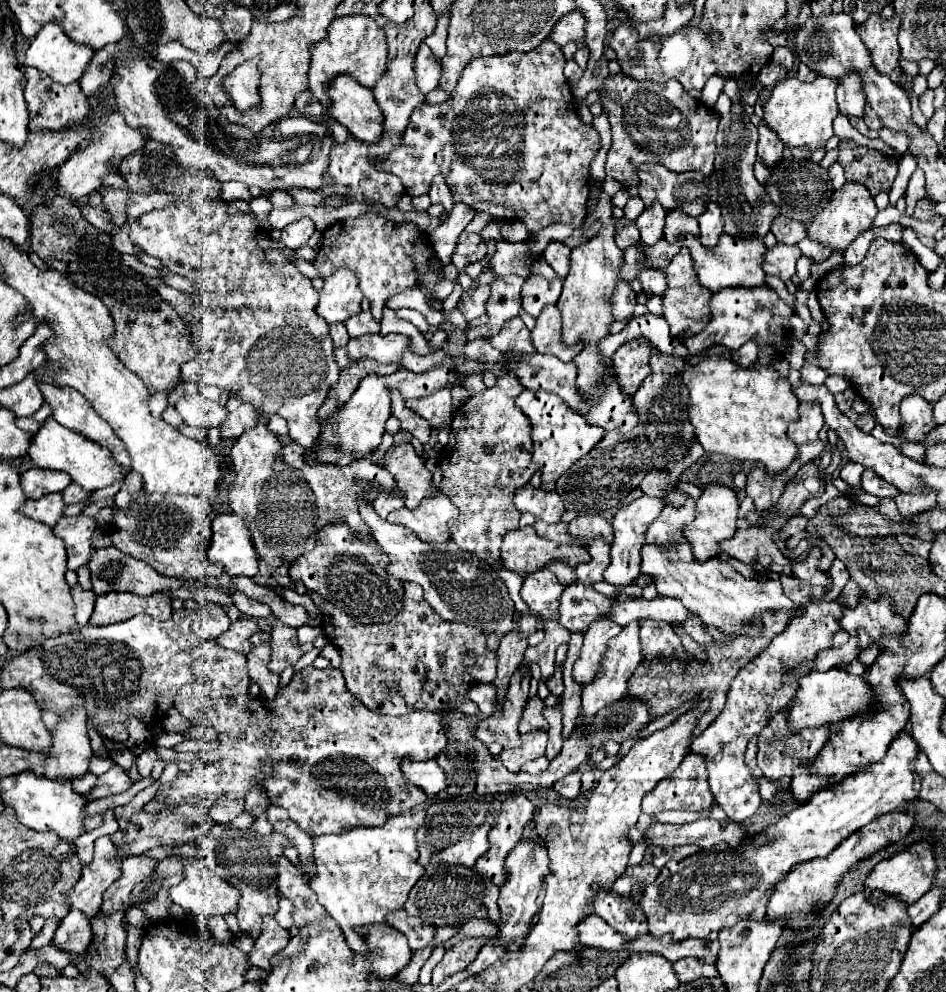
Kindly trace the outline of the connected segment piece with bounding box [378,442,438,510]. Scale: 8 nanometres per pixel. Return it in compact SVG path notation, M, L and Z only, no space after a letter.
M408 442L392 444L378 464L396 480L396 488L390 490L390 496L402 498L410 510L414 510L424 496L438 492L438 488L432 486L432 474L424 468L424 460L414 454Z

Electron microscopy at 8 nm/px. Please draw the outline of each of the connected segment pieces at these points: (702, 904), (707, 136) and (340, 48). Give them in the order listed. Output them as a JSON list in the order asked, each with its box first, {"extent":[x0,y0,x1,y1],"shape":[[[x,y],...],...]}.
[{"extent":[640,732,920,942],"shape":[[[902,732],[892,742],[884,760],[862,774],[846,778],[842,784],[816,792],[808,804],[798,806],[798,810],[768,826],[764,834],[744,844],[738,852],[730,852],[730,864],[728,846],[714,846],[680,862],[670,860],[658,878],[646,886],[640,900],[650,934],[658,938],[670,934],[672,942],[682,942],[686,938],[708,938],[710,932],[732,928],[744,918],[764,920],[764,910],[774,886],[792,866],[830,854],[848,834],[860,830],[880,814],[902,808],[918,796],[920,778],[912,772],[916,750],[918,746],[912,736]]]},{"extent":[598,72,719,186],"shape":[[[624,72],[610,74],[604,86],[598,90],[600,104],[608,114],[608,122],[612,126],[612,148],[606,160],[606,174],[618,180],[622,186],[638,186],[636,166],[644,162],[658,162],[672,172],[700,172],[710,176],[714,172],[715,136],[719,124],[719,115],[703,103],[692,104],[692,98],[676,80],[668,80],[664,84],[634,80]]]},{"extent":[310,16,386,110],"shape":[[[340,16],[334,18],[332,24],[328,26],[328,34],[324,40],[320,40],[318,44],[312,44],[310,48],[310,92],[324,104],[324,108],[328,110],[330,102],[328,102],[328,80],[336,78],[338,74],[348,74],[352,76],[356,82],[360,82],[362,86],[374,86],[376,78],[380,78],[380,74],[384,74],[386,70],[386,36],[384,30],[370,18],[370,16]]]}]

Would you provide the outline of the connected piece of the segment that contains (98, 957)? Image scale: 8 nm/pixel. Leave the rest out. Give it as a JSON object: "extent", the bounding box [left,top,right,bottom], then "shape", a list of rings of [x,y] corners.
{"extent":[76,910,126,976],"shape":[[[118,910],[118,912],[112,912],[108,916],[98,914],[96,918],[90,920],[92,942],[90,942],[90,946],[86,950],[86,958],[76,964],[76,968],[80,972],[88,970],[88,968],[96,968],[100,974],[112,976],[118,970],[118,966],[124,962],[124,956],[126,956],[126,930],[124,930],[124,924],[122,924],[124,914],[126,914],[126,910]]]}

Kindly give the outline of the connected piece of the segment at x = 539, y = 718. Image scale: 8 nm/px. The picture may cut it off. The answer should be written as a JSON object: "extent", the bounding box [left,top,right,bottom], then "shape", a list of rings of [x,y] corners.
{"extent":[520,696,548,732],"shape":[[[530,696],[526,706],[524,706],[524,712],[522,712],[522,718],[520,718],[520,732],[532,732],[532,730],[548,730],[548,722],[544,722],[544,716],[542,716],[542,708],[544,708],[544,702],[542,698],[538,696]]]}

